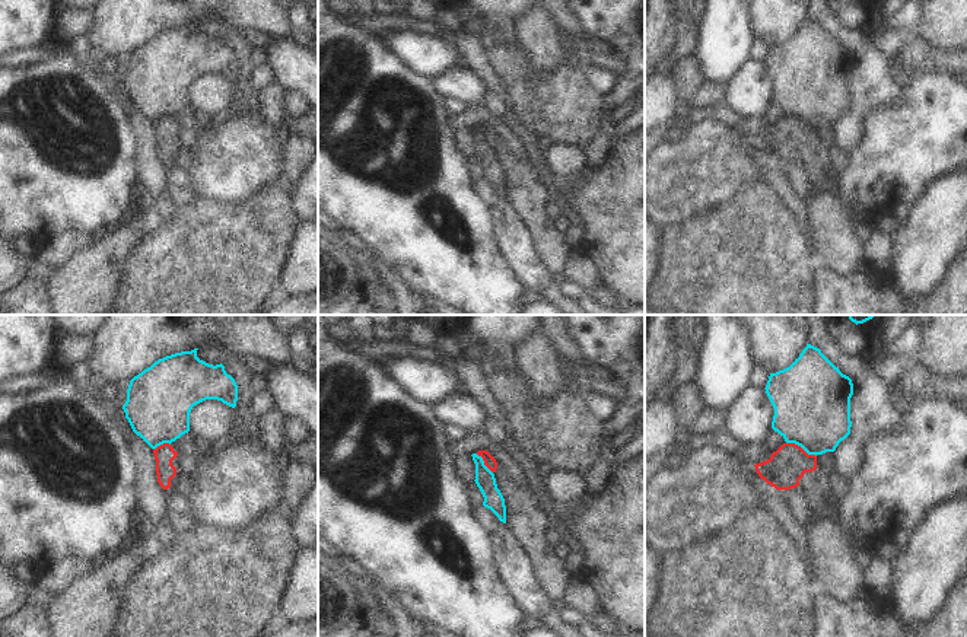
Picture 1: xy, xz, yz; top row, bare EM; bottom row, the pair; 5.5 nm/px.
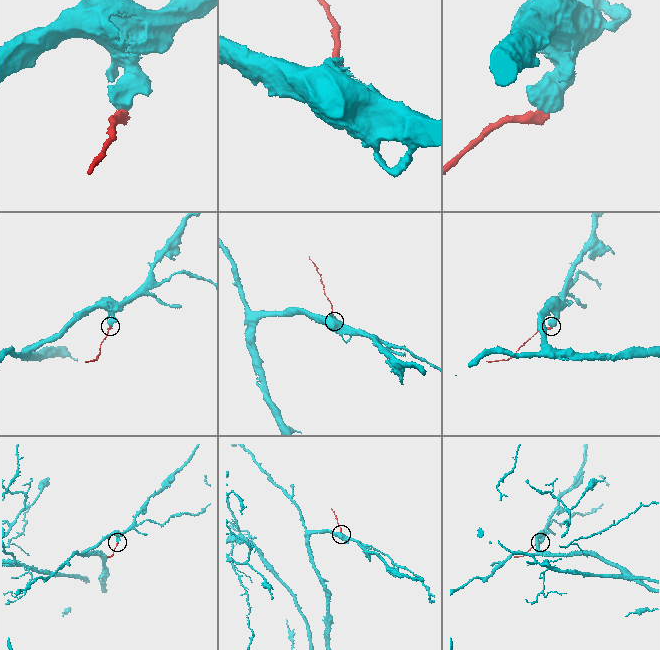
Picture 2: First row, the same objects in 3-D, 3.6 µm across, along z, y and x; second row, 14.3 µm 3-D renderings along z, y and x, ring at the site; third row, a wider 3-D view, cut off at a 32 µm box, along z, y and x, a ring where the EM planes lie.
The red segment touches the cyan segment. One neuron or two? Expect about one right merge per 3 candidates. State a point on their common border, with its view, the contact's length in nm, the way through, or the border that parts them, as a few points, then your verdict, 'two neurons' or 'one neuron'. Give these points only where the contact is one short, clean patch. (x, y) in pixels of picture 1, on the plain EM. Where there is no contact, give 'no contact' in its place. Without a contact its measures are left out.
yz (799, 120) | 190 nm | along yz (786, 115), (794, 115), (816, 130) | two neurons

